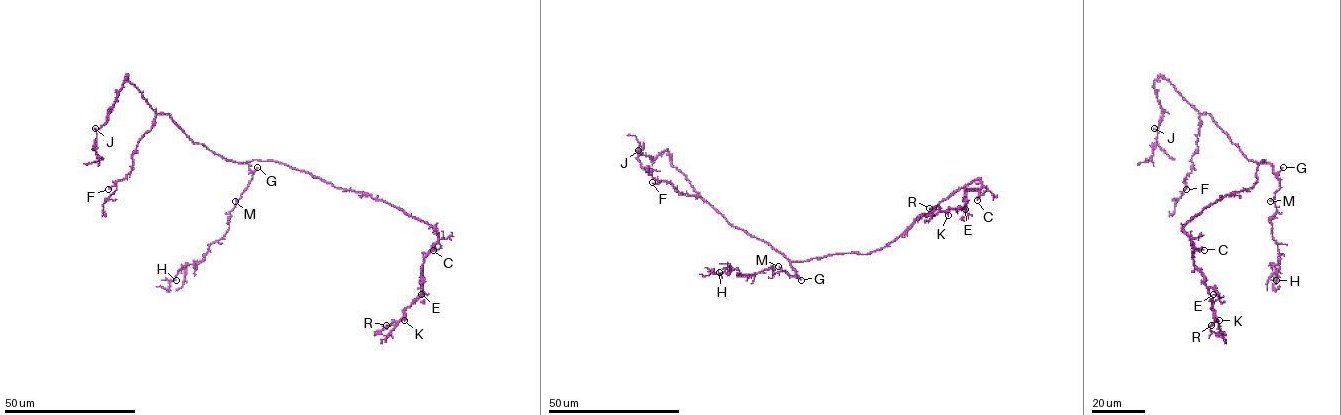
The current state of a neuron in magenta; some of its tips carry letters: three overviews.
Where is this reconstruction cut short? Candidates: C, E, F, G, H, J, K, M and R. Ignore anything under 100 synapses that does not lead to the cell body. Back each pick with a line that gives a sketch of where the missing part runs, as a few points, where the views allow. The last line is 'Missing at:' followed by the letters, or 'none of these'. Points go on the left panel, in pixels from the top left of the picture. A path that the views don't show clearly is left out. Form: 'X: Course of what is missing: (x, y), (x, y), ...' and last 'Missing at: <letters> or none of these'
Missing at: none of these

